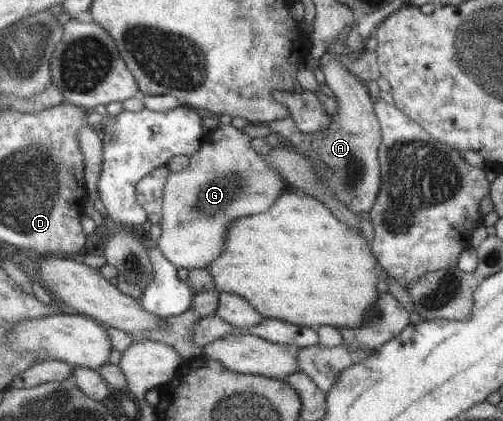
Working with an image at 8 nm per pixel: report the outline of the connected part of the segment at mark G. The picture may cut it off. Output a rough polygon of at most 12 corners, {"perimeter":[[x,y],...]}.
{"perimeter":[[232,125],[164,183],[155,242],[204,269],[282,177]]}

